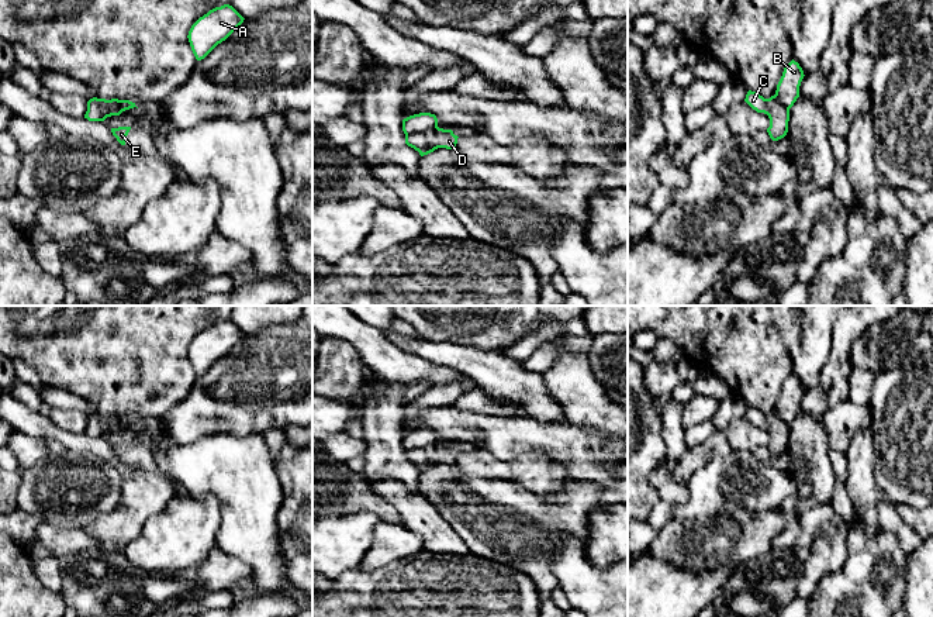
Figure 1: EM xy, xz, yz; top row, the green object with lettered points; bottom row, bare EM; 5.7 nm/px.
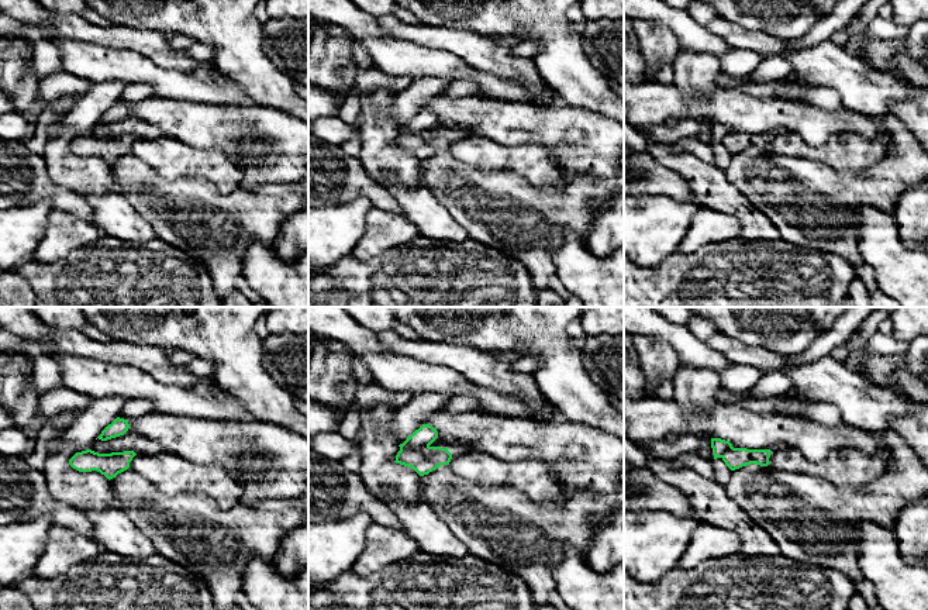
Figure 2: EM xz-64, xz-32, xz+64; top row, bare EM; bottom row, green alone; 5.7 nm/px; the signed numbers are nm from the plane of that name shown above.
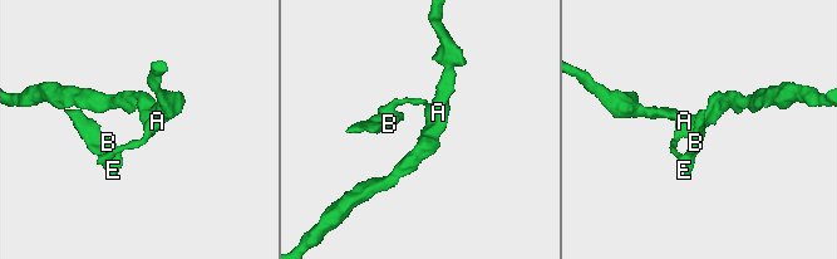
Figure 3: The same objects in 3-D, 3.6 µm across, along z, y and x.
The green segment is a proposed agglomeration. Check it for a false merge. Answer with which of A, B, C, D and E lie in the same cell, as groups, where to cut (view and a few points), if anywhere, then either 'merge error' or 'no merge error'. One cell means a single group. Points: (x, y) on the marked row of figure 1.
A C / B D E; cut in xz along (436, 126), (422, 131), (411, 131), (405, 135); merge error

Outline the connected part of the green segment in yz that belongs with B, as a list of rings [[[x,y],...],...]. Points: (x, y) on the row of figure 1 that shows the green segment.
[[[792,59],[784,68],[775,94],[767,99],[766,114],[770,118],[767,132],[773,141],[784,138],[788,132],[789,108],[799,97],[799,86],[804,76],[799,63]]]

